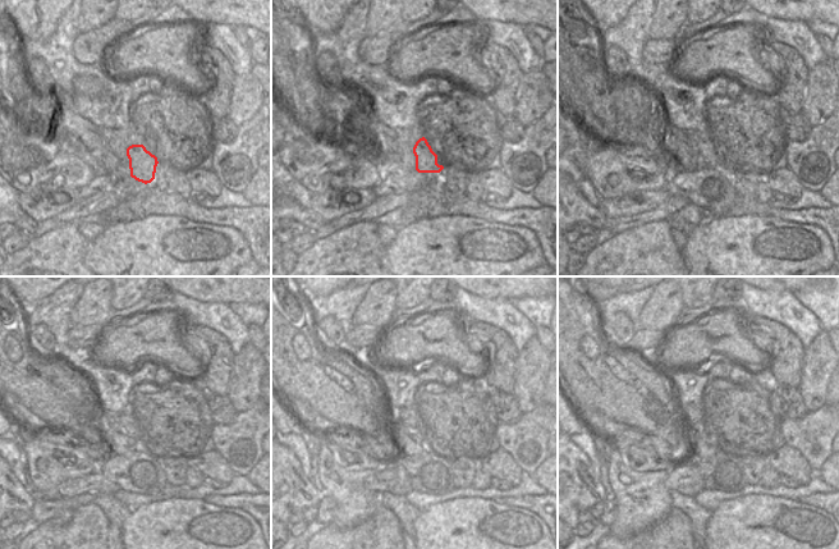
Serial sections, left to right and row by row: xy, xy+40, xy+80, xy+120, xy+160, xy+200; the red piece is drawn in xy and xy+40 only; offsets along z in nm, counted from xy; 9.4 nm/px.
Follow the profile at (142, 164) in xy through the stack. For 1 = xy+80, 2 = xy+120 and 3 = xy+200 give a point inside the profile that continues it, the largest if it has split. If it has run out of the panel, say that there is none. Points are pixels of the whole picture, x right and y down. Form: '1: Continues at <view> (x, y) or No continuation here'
1: Continues at xy+80 (706, 147)
2: Continues at xy+120 (129, 422)
3: Continues at xy+200 (693, 412).

